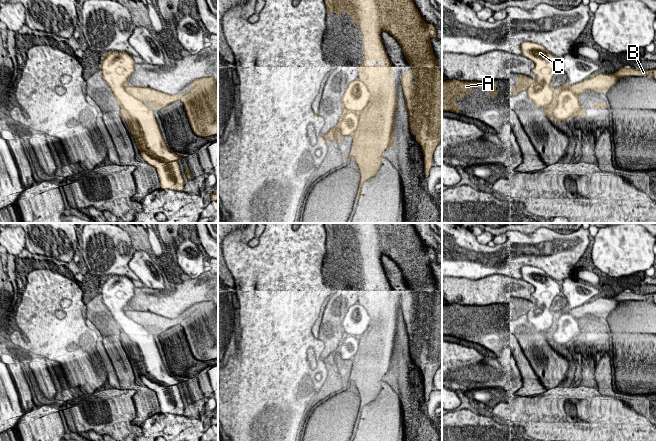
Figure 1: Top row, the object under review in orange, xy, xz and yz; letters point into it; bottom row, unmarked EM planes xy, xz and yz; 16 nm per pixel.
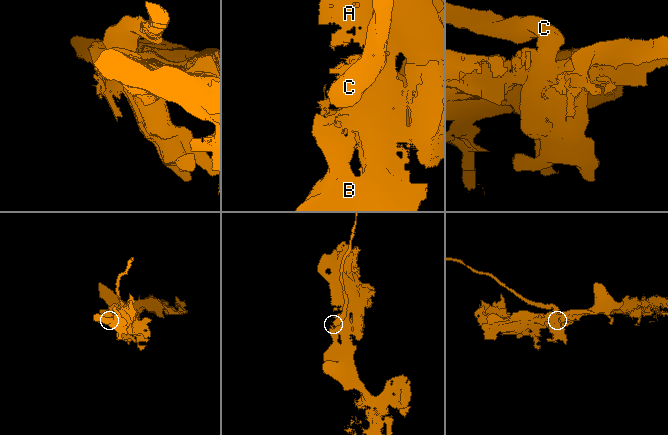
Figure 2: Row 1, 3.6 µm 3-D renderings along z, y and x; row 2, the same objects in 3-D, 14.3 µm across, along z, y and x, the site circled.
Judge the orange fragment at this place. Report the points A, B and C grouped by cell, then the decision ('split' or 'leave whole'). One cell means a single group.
groups A B / C; split

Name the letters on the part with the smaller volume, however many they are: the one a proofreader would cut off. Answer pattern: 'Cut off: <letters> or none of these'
Cut off: C

